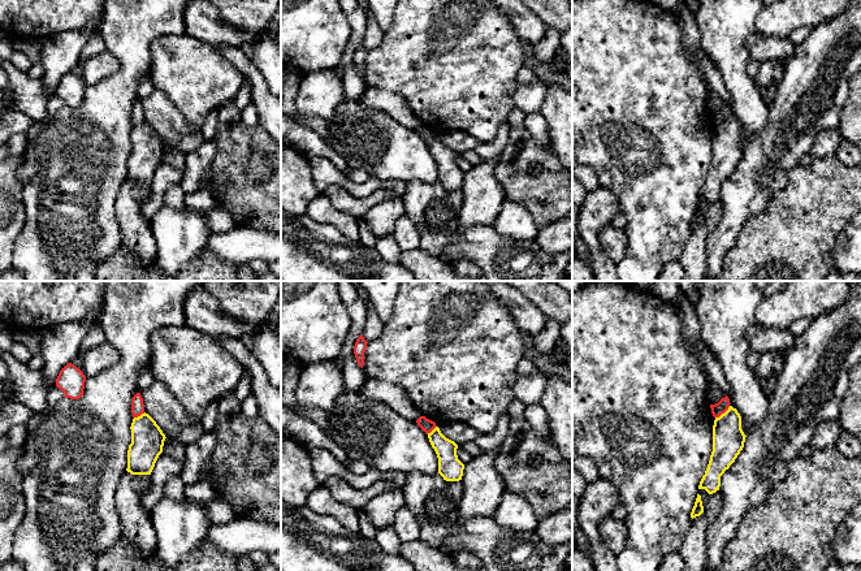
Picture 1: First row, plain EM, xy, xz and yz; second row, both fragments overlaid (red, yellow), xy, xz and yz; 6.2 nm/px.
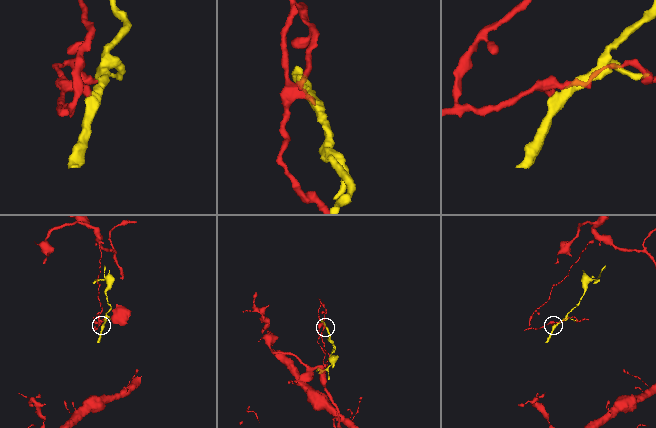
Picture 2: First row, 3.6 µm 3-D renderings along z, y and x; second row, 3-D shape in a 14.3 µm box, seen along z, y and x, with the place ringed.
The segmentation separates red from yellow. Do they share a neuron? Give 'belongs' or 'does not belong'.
does not belong

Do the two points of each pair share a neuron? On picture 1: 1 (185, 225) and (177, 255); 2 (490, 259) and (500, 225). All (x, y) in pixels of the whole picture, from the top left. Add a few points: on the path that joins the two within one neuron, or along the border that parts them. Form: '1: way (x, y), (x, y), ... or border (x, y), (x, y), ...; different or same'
1: way (182, 233), (177, 247); same
2: border (490, 225), (505, 236), (528, 239); different

